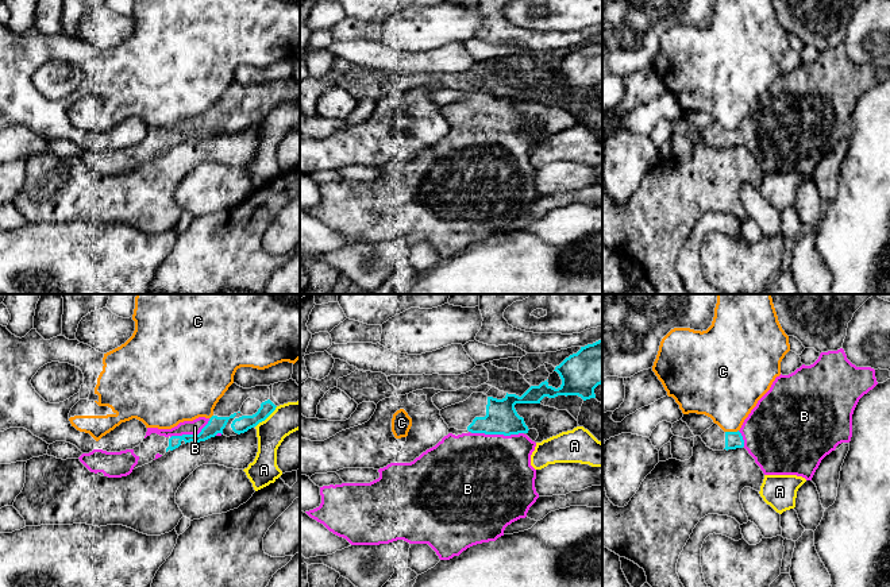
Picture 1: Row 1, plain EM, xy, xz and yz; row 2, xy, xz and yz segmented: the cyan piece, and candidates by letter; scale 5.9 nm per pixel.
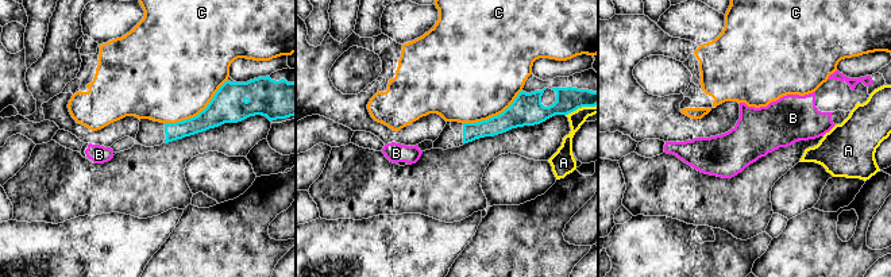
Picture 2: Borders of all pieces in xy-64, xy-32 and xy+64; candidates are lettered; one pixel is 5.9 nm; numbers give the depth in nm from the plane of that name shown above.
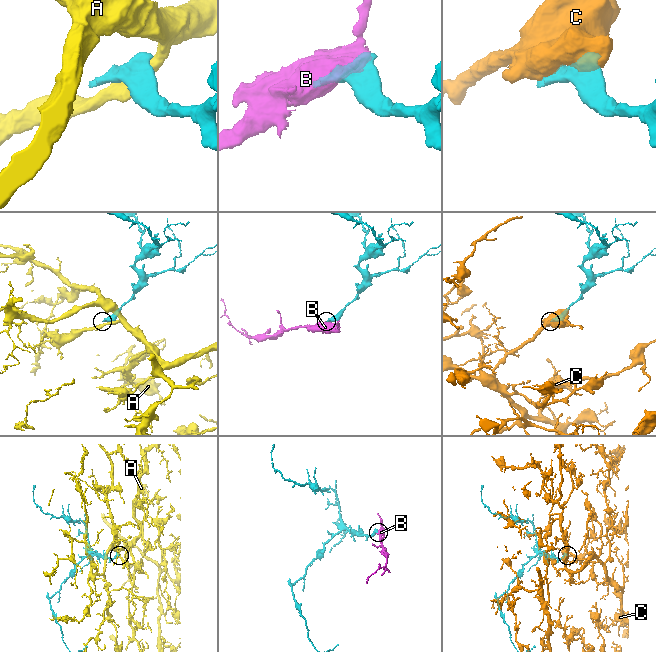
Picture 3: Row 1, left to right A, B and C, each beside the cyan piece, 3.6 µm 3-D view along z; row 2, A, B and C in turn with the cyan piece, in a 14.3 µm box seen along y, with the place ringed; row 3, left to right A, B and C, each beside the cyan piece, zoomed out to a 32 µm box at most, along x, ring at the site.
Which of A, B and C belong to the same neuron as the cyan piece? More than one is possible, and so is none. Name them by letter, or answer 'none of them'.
B

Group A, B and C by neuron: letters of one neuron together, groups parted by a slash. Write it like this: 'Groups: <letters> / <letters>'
Groups: A / B / C

